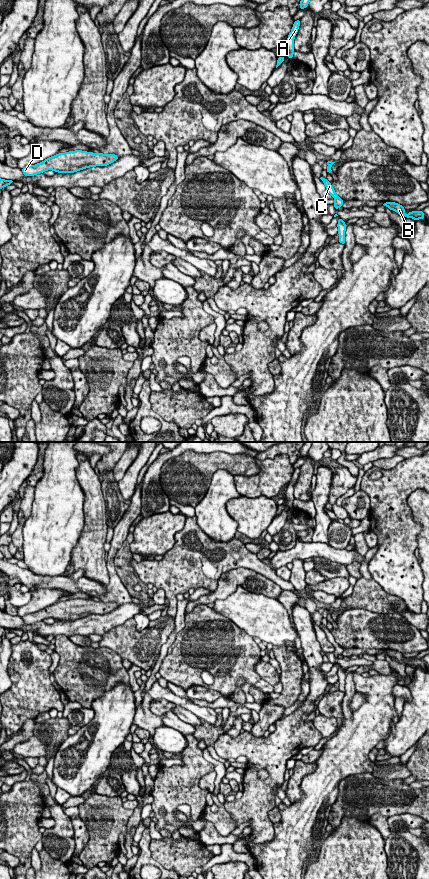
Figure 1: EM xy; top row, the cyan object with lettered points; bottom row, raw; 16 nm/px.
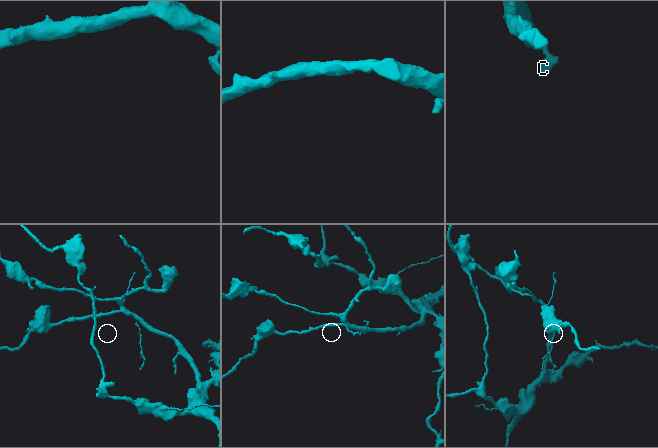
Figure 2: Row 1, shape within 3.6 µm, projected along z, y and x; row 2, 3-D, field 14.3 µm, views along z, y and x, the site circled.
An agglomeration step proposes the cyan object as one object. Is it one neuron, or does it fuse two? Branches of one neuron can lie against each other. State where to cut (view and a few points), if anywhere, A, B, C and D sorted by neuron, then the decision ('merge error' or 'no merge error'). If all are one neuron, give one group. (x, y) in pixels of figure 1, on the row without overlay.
xy (328, 611), (330, 614) | A B D / C | merge error

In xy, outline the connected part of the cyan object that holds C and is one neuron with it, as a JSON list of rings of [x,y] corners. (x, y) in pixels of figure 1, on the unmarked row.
[[[321,625],[320,627],[325,632],[326,638],[328,639],[328,641],[333,644],[333,646],[335,648],[335,651],[333,653],[334,653],[335,657],[338,658],[338,656],[343,653],[343,651],[344,651],[343,648],[335,641],[334,636],[332,635],[331,631],[327,627],[325,627],[323,625]]]

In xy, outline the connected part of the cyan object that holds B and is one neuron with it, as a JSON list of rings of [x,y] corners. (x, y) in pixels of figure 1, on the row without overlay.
[[[385,650],[383,652],[384,654],[387,654],[390,658],[396,659],[399,663],[404,664],[405,666],[413,666],[415,669],[418,667],[424,667],[424,661],[422,659],[412,659],[409,660],[406,664],[405,662],[405,657],[402,653],[397,652],[395,650]]]

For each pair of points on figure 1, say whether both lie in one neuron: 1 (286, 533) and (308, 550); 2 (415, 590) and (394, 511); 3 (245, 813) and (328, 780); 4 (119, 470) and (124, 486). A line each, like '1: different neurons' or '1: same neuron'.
1: different neurons
2: same neuron
3: different neurons
4: different neurons

